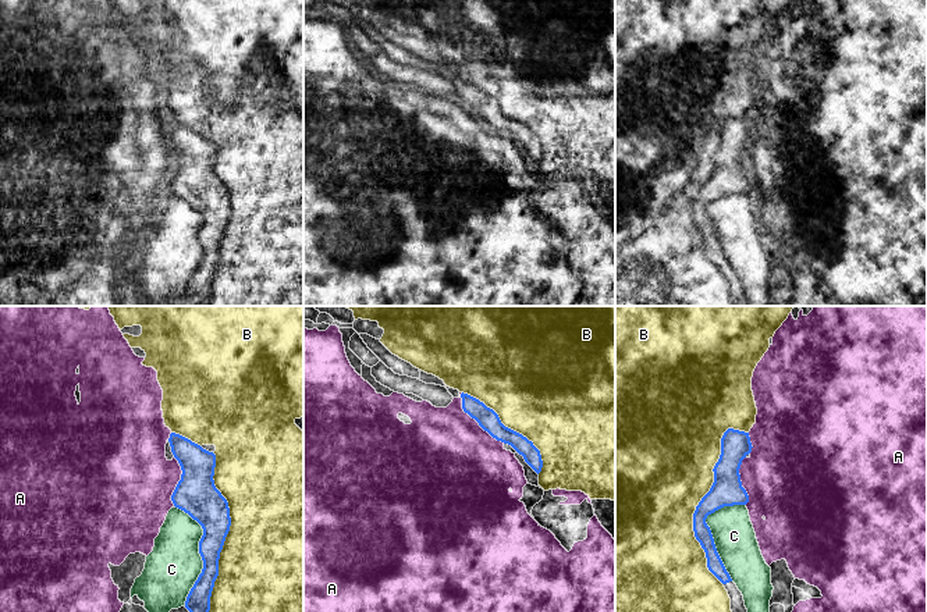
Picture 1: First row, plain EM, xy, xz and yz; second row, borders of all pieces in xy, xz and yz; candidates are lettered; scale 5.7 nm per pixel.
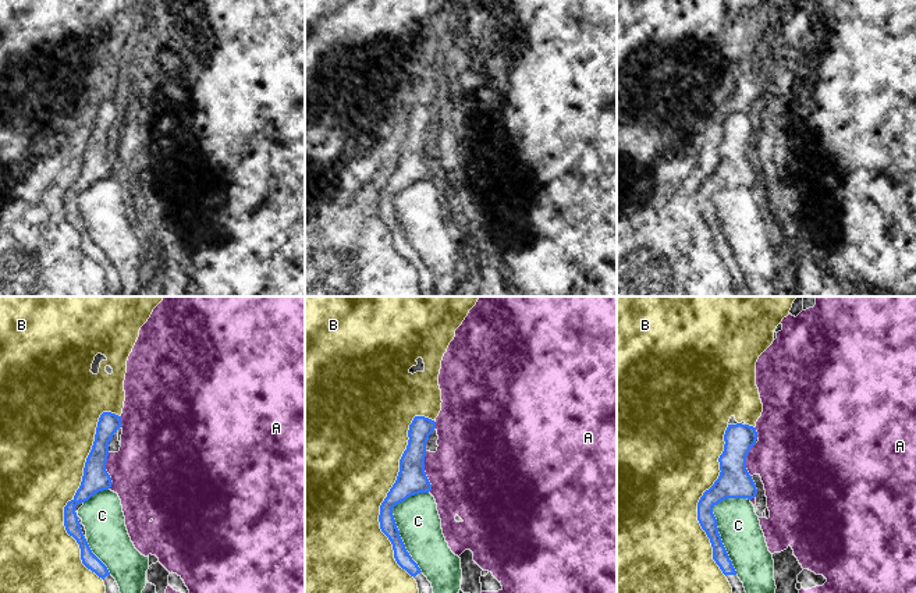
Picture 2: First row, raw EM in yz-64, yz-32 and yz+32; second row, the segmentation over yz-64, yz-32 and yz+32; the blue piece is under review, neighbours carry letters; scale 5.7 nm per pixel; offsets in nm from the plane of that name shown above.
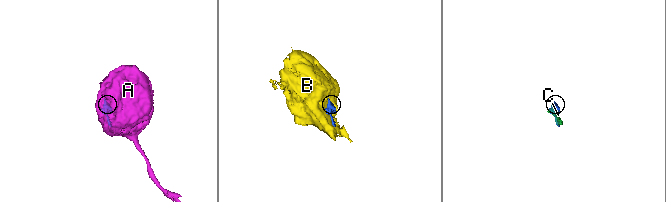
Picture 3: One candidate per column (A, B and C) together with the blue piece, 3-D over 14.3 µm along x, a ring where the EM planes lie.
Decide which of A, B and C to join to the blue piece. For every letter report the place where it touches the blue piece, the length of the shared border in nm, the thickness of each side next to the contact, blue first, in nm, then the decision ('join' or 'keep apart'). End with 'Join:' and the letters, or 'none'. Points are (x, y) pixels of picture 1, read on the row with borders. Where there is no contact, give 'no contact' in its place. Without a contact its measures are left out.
A: meets blue in xz at (475, 419); contact 380 nm long; 120 nm thick on the blue side, 480 nm on the other; keep apart
B: meets blue in yz at (698, 505); contact 900 nm long; 180 nm thick on the blue side, 500 nm on the other; keep apart
C: meets blue in xy at (199, 552); contact 600 nm long; 200 nm thick on the blue side, 300 nm on the other; keep apart
Join: none

